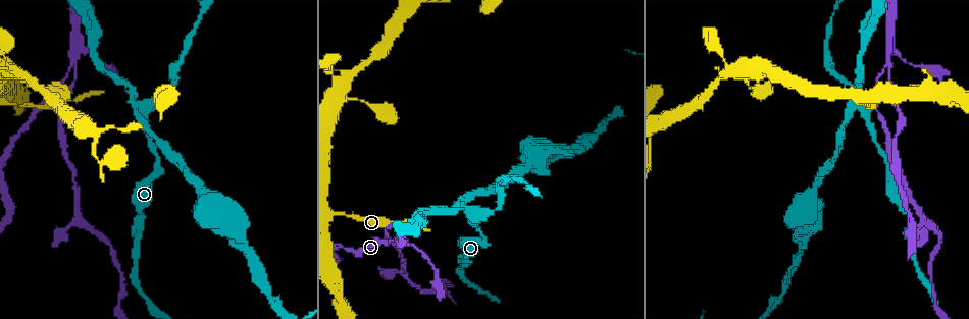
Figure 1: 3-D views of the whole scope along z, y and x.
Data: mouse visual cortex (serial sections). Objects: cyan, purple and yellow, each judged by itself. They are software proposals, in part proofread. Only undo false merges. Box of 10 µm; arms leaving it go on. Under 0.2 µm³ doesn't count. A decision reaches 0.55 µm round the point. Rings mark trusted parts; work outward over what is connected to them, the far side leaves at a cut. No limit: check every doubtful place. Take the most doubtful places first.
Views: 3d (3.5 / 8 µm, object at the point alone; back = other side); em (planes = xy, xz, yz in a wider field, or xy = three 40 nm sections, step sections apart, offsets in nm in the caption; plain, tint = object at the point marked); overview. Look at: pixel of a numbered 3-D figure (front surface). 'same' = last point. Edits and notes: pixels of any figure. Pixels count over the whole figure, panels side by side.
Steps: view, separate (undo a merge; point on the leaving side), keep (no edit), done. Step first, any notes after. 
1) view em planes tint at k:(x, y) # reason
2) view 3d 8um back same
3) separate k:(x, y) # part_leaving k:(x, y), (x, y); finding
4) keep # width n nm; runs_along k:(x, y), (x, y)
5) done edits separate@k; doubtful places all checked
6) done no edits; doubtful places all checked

view 3d 8um back at 1:(138, 106)

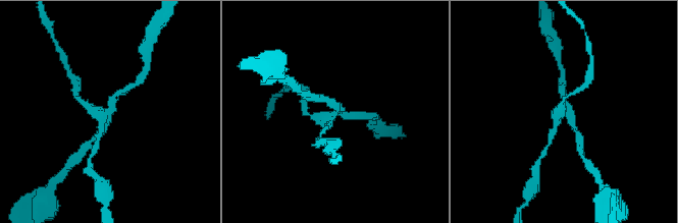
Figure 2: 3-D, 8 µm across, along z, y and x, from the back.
view em xy step 2 tint same # arms 4; arm_widths 200, 200, 200, 300 nm; shape alone is not enough

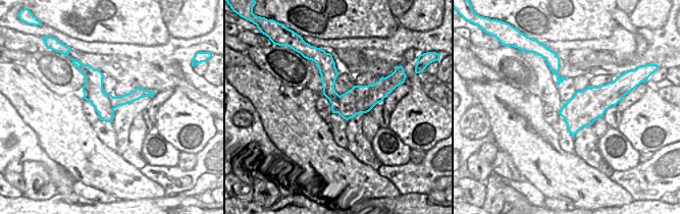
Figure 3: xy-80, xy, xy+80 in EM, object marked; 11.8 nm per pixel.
separate 2:(347, 116) # part_leaving 2:(336, 112), (328, 101), (312, 99); a second cell is stuck on

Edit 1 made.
view overview

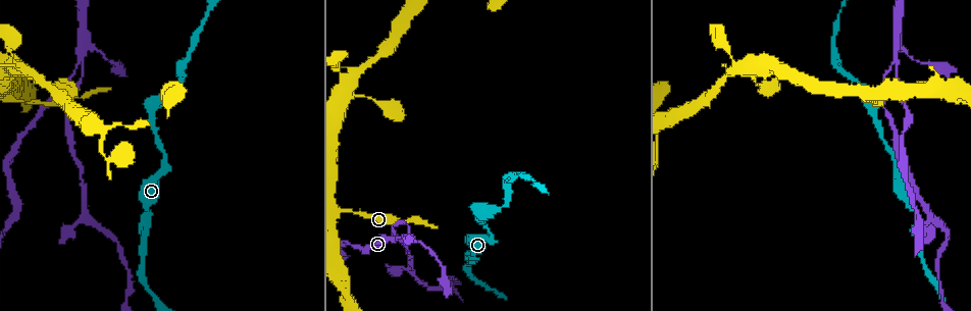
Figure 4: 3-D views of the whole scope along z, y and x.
view 3d 3.5um at 4:(895, 57)

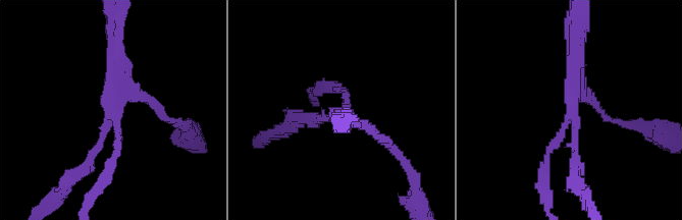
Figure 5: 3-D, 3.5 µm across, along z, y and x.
view em xy step 3 tint at 5:(569, 116) # shape alone is not enough

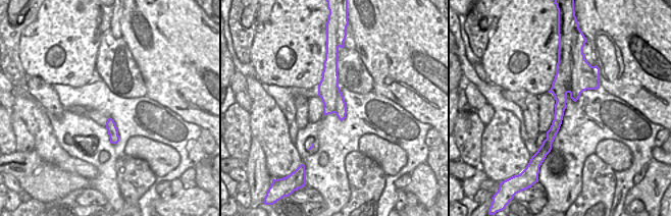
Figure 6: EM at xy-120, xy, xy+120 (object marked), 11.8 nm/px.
separate 5:(151, 102) # part_leaving 5:(113, 116), (116, 154), (88, 204); two cells meet here

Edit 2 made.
view 3d 3.5um at 4:(739, 67) # thin neck

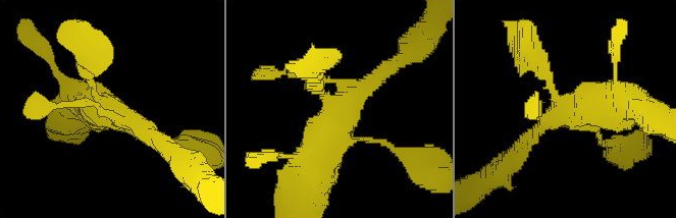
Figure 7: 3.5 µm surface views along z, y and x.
view em planes tint at 7:(338, 109) # shape alone is not enough

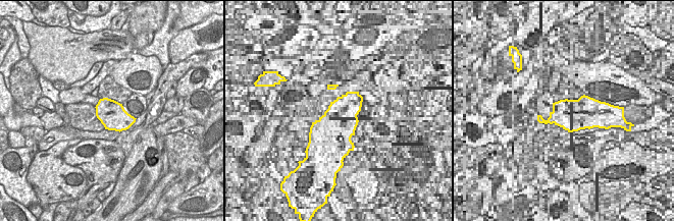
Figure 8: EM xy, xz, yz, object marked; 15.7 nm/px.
keep # runs_along 7:(311, 168), (340, 108), (390, 66); all the same cell

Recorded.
done edits separate@2, separate@5; doubtful places all checked

